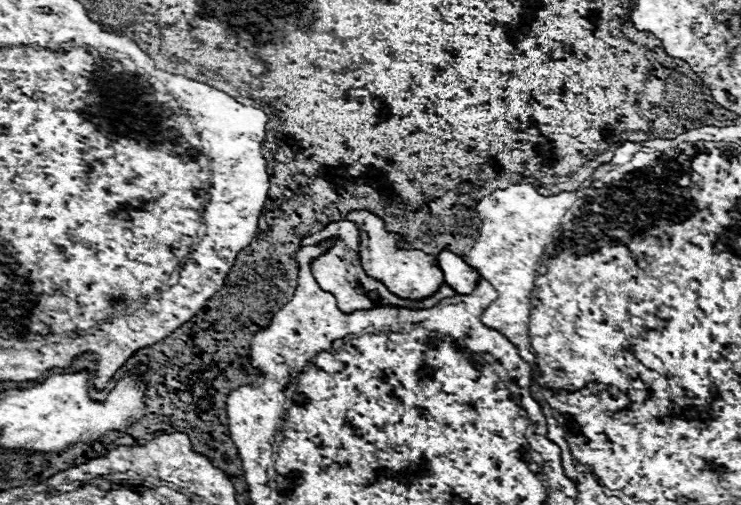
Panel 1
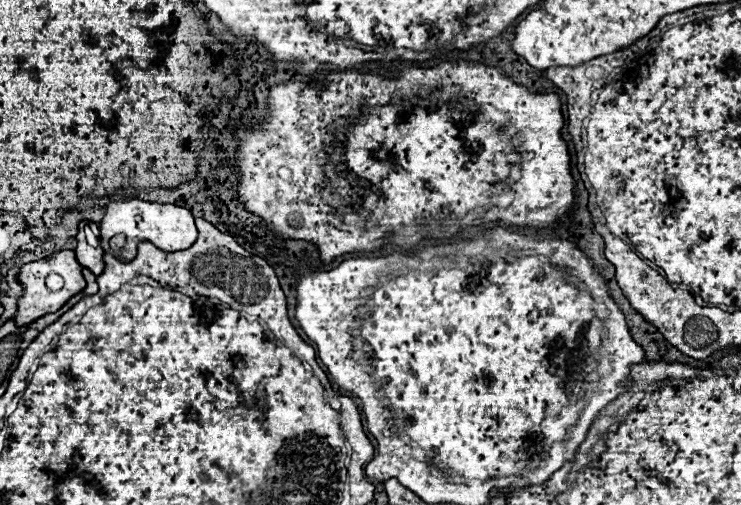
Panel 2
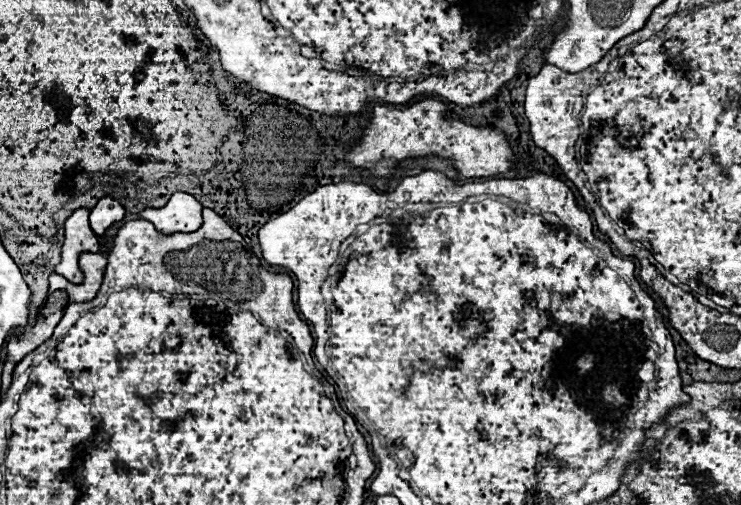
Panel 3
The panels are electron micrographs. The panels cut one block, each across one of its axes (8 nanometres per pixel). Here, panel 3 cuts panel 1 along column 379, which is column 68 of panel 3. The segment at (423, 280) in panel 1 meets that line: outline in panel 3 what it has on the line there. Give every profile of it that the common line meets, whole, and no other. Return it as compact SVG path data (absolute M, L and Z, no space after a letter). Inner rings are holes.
M78 208L66 218L62 262L54 268L54 272L66 276L74 284L80 284L84 278L82 270L78 268L78 254L82 254L82 250L100 250L98 240L88 222L88 214L88 208Z

